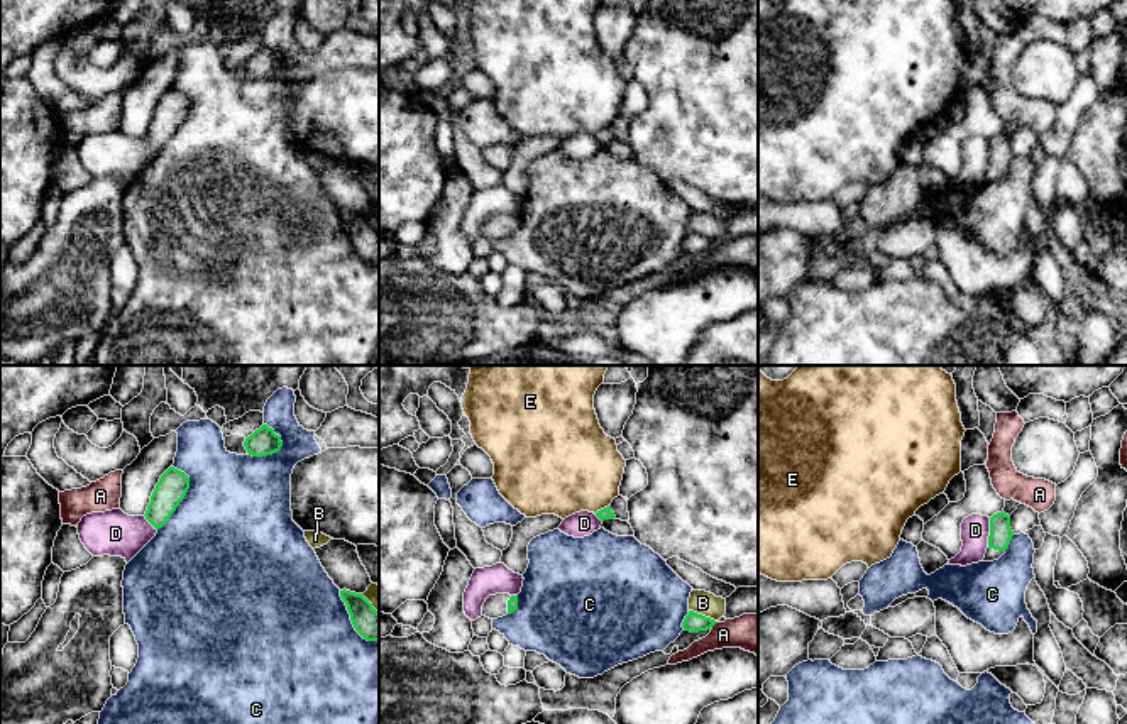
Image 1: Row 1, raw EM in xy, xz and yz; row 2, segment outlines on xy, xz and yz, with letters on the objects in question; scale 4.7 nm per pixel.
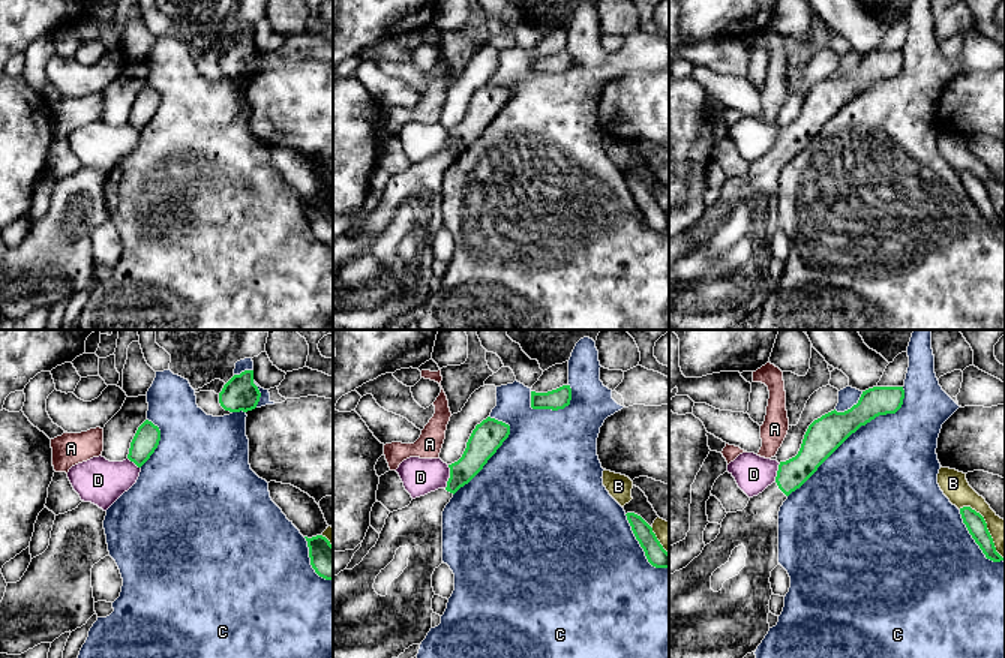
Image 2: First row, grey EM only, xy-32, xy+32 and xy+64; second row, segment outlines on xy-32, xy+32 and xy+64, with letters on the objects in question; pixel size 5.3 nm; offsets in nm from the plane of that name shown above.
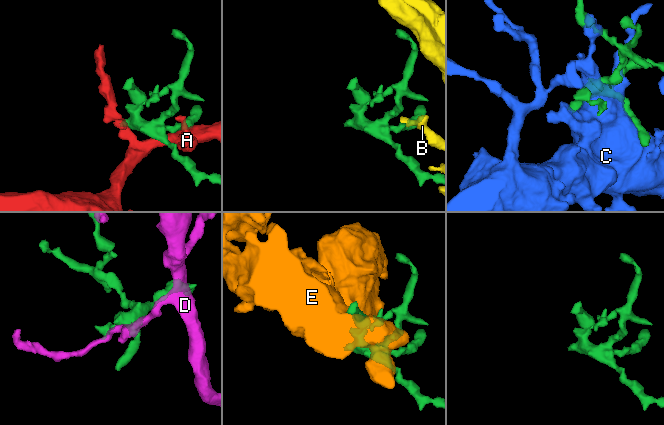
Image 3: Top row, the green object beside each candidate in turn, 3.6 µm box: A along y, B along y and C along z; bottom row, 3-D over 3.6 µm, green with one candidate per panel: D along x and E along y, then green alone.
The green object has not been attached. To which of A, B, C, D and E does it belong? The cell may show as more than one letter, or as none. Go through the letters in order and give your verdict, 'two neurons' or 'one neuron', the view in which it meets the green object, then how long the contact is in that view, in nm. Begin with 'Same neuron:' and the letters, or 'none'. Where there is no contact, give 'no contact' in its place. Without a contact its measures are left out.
Same neuron: none
A: two neurons; meets green in xz; contact 40 nm long
B: two neurons; meets green in xz; contact 140 nm long
C: two neurons; meets green in xy; contact 320 nm long
D: two neurons; meets green in yz; contact 140 nm long
E: two neurons; meets green in xz; contact 80 nm long

